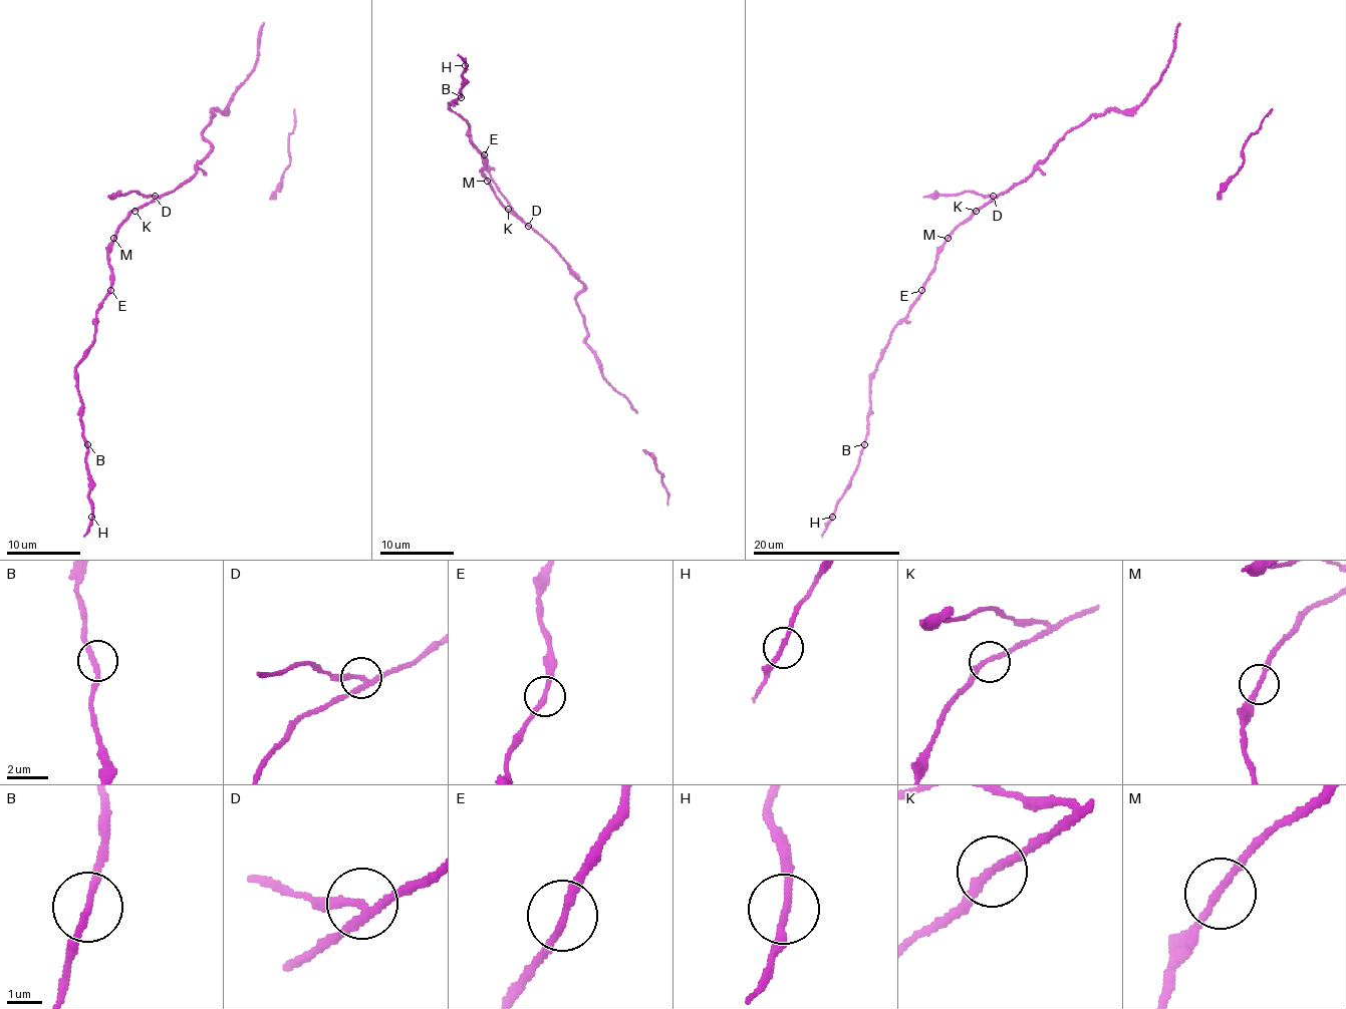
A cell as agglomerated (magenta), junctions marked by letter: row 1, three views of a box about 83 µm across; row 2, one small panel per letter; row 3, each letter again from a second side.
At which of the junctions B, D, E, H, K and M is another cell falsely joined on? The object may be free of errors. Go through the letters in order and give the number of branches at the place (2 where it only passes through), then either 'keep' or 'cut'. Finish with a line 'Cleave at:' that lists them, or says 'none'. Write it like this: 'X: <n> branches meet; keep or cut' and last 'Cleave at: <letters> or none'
B: 2 branches meet; keep
D: 3 branches meet; cut
E: 2 branches meet; keep
H: 2 branches meet; keep
K: 2 branches meet; keep
M: 2 branches meet; keep
Cleave at: D

